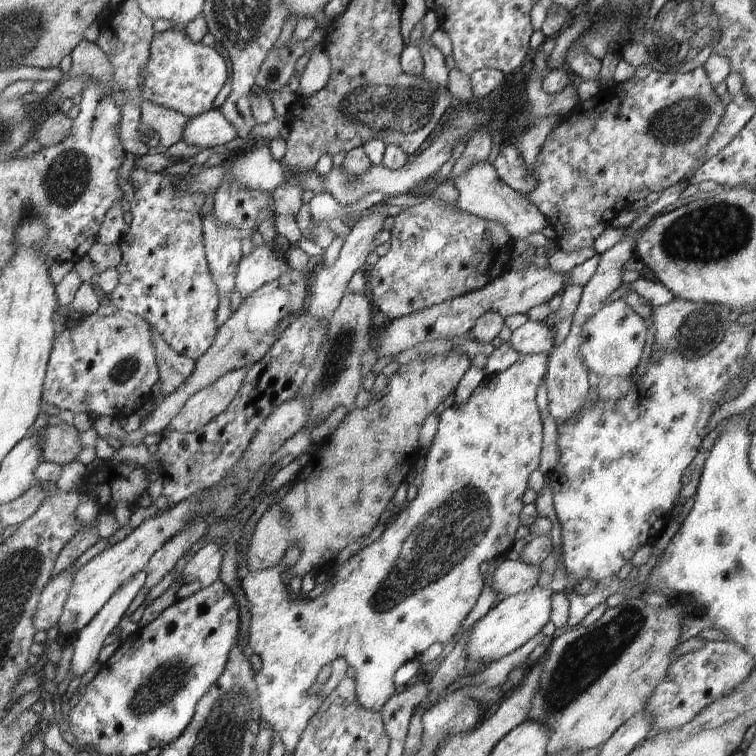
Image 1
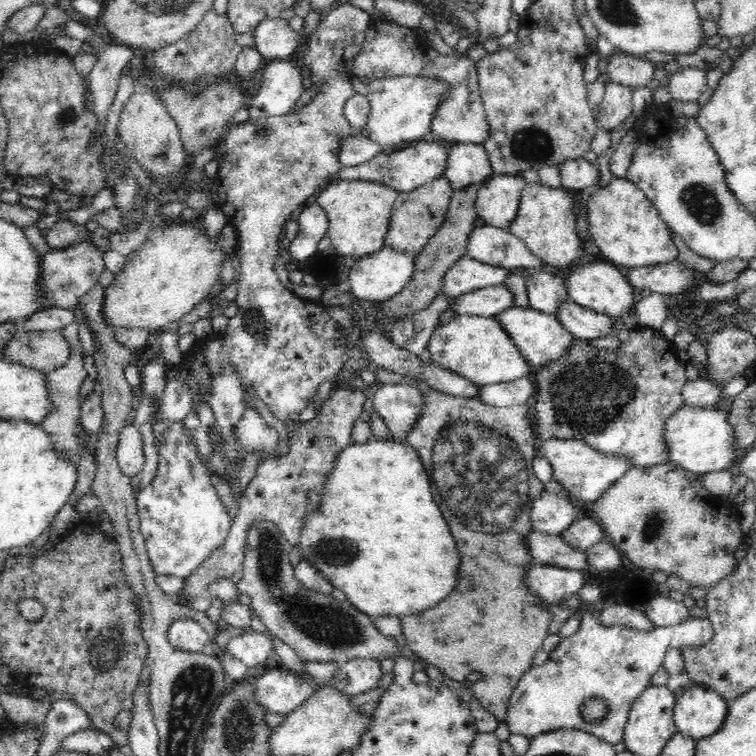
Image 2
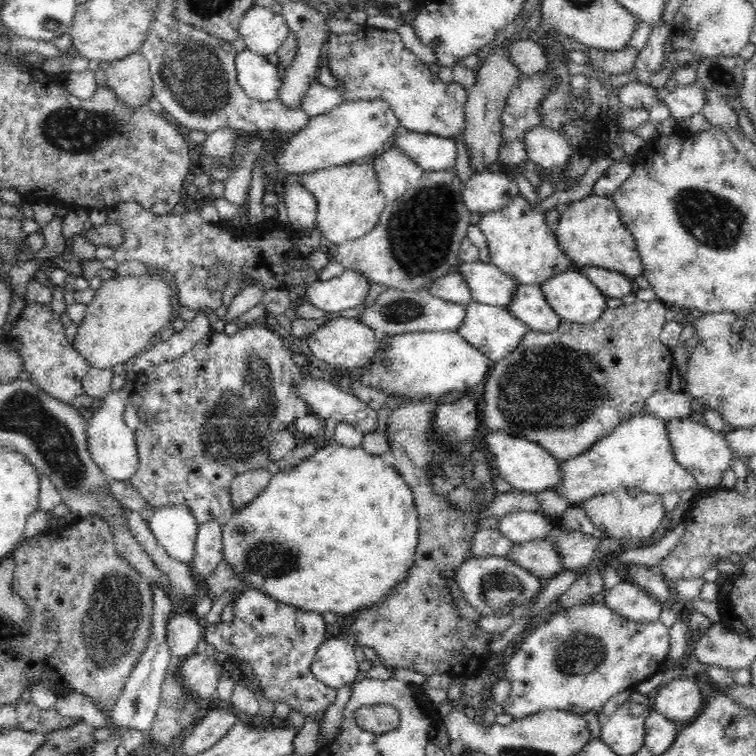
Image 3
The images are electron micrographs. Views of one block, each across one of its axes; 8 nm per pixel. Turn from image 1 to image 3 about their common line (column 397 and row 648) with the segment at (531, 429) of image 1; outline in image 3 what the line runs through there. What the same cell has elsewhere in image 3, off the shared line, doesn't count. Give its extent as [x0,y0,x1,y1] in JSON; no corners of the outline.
[500,603,669,719]

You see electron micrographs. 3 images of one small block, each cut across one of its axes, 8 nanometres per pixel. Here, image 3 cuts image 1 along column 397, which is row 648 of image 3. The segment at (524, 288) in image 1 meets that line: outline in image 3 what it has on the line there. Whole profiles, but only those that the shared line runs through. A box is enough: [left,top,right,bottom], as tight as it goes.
[311,638,361,689]

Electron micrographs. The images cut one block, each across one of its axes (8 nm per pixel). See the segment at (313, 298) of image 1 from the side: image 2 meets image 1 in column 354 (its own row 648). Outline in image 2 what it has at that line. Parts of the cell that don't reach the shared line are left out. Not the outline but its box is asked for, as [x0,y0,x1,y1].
[217,630,275,668]

